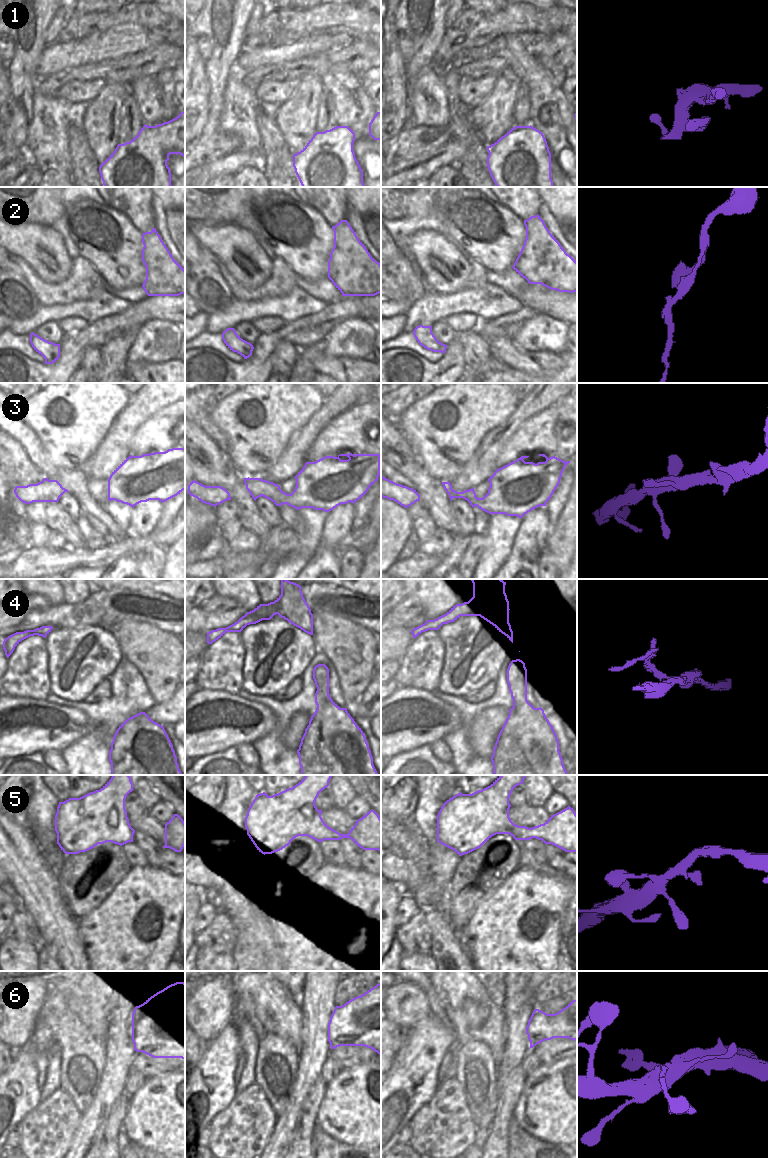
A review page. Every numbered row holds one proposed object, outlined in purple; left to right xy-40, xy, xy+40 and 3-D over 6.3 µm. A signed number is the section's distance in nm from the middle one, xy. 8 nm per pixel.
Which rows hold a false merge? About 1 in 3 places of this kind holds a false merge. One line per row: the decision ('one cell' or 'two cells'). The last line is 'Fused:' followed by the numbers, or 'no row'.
1: one cell
2: one cell
3: one cell
4: two cells
5: one cell
6: one cell
Fused: 4

